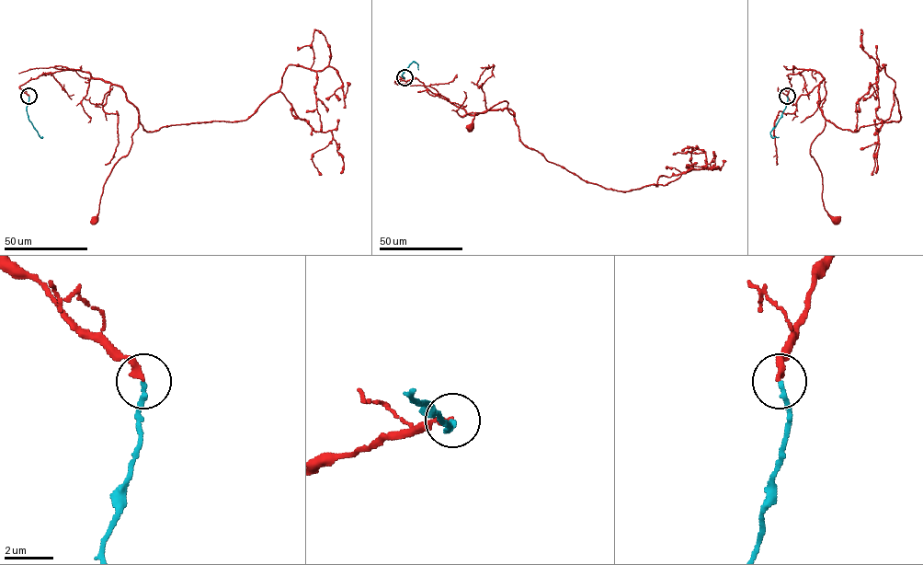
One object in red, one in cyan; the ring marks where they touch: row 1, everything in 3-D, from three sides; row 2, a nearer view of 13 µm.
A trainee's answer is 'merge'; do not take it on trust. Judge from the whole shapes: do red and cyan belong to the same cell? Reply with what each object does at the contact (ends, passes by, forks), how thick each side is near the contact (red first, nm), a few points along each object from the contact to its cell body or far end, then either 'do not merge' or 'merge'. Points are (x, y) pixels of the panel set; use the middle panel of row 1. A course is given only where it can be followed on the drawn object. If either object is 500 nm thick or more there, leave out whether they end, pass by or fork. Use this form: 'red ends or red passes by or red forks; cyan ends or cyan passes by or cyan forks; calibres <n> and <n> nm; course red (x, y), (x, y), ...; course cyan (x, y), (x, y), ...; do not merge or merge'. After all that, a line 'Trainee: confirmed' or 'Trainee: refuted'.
red ends; cyan ends; calibres 260 and 190 nm; course red (404, 77), (395, 81), (417, 79), (467, 113), (507, 109), (514, 113), (503, 101), (476, 113), (472, 127); course cyan (404, 77), (402, 75), (413, 61), (418, 69); do not merge
Trainee: refuted

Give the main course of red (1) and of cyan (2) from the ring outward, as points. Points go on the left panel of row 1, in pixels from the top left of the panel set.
1: (29, 96), (19, 86), (29, 80), (80, 69), (119, 85), (136, 108), (129, 153), (103, 186), (96, 220)
2: (29, 96), (28, 117), (43, 137)

